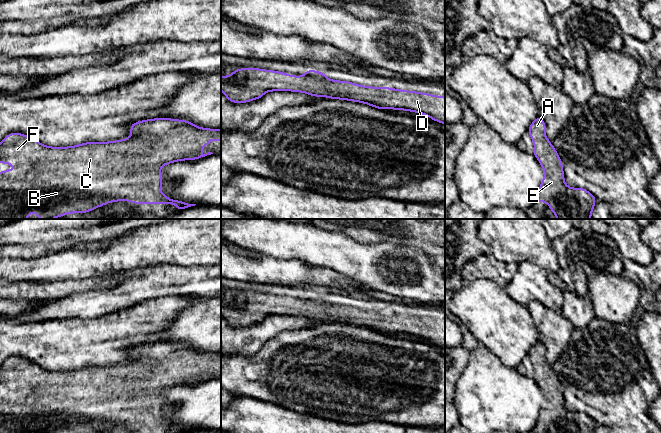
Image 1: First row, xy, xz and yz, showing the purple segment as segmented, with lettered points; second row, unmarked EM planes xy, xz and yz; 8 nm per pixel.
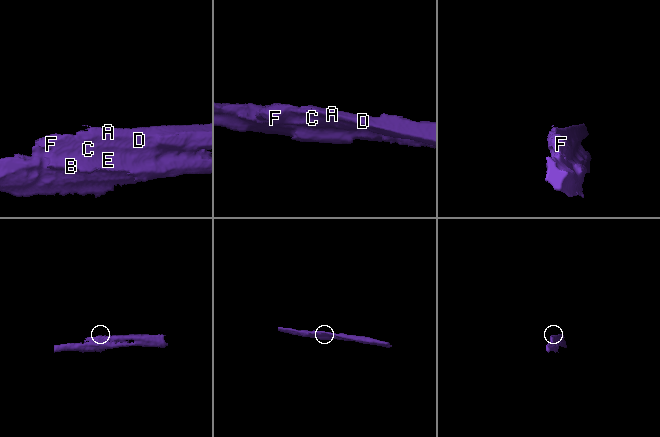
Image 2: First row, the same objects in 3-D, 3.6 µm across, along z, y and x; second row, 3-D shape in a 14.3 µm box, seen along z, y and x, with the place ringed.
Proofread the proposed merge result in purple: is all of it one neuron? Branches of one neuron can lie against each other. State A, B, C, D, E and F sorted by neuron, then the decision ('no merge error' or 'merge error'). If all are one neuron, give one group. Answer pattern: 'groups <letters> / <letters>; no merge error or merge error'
groups A B C D E F; no merge error

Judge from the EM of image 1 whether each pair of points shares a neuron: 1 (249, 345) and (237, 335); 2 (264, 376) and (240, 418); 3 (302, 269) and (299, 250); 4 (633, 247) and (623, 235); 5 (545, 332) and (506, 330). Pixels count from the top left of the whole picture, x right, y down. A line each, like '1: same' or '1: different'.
1: same
2: different
3: different
4: same
5: different

